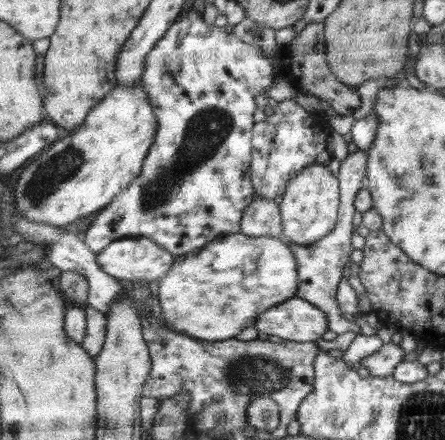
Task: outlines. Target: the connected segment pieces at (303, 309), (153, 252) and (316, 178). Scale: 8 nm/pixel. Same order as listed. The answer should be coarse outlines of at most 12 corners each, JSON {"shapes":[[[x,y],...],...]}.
{"shapes":[[[292,297],[254,324],[270,339],[314,342],[325,312]],[[124,237],[97,254],[119,280],[166,277],[177,257],[148,237]],[[300,170],[282,196],[282,235],[312,244],[336,224],[338,178]]]}

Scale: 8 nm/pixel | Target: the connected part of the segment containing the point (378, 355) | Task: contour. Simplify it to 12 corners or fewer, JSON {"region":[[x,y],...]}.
{"region":[[384,344],[359,363],[370,377],[393,375],[408,344]]}

